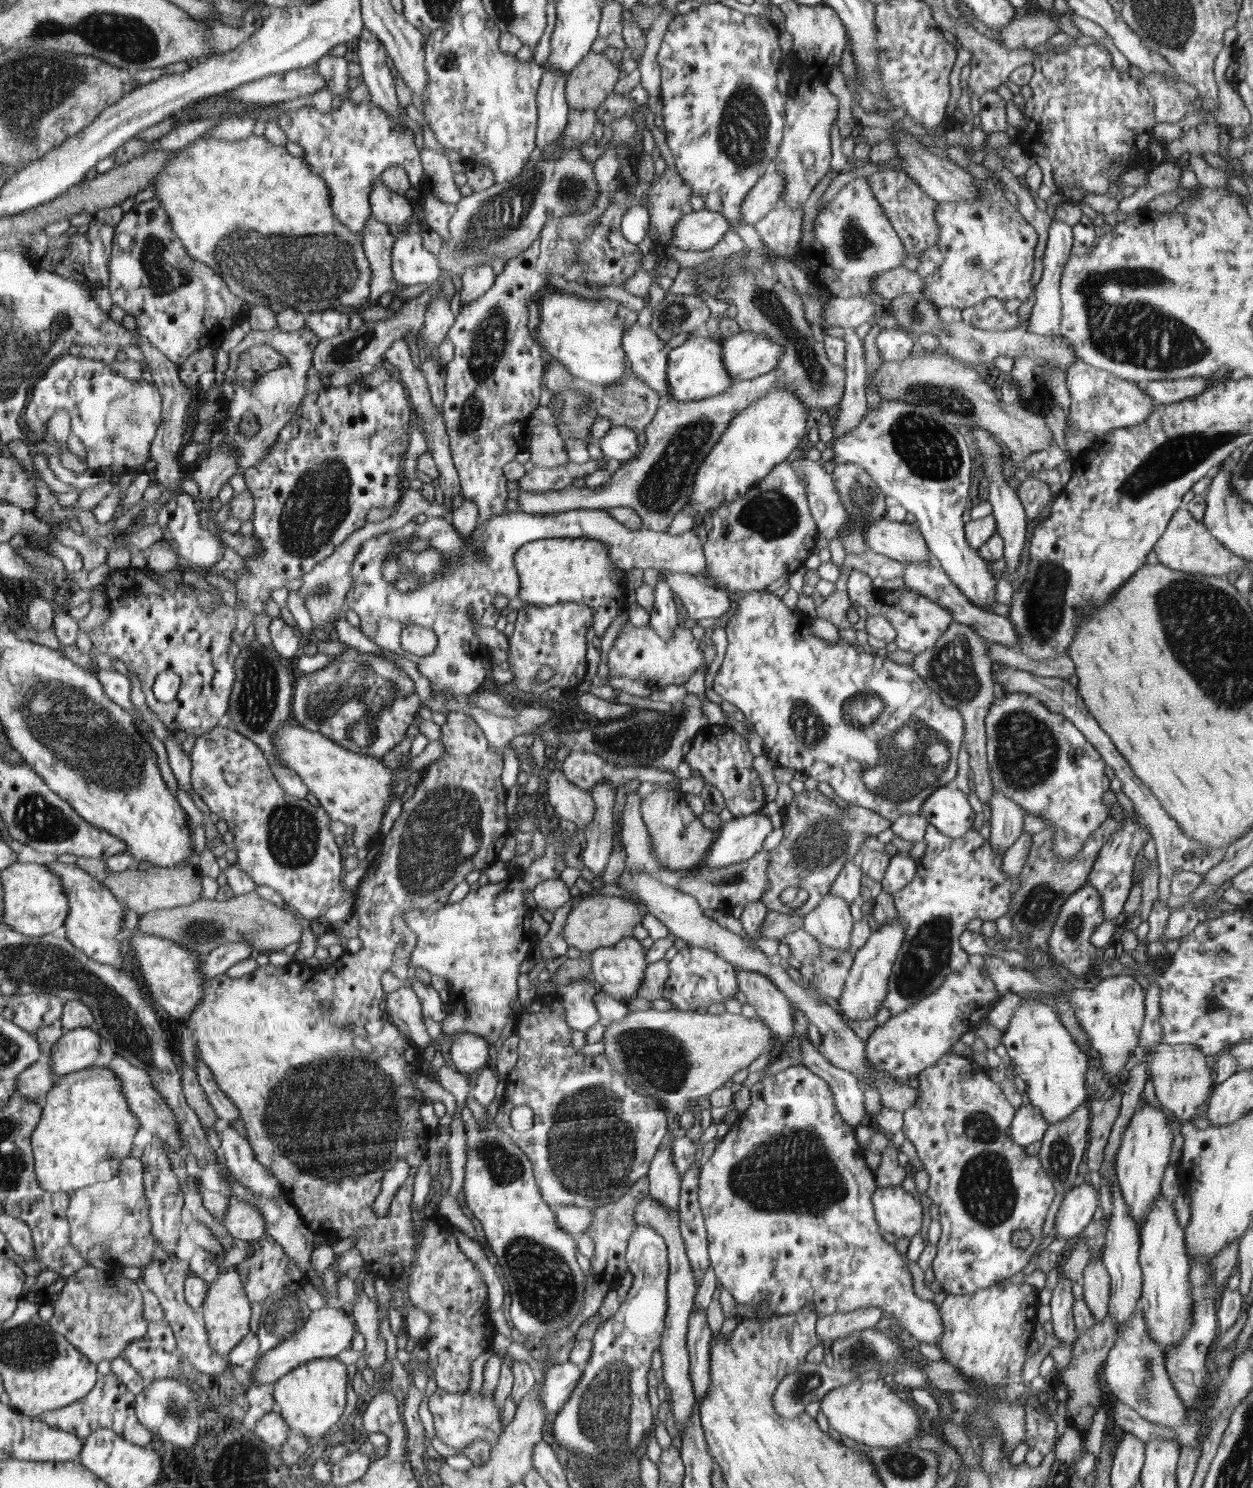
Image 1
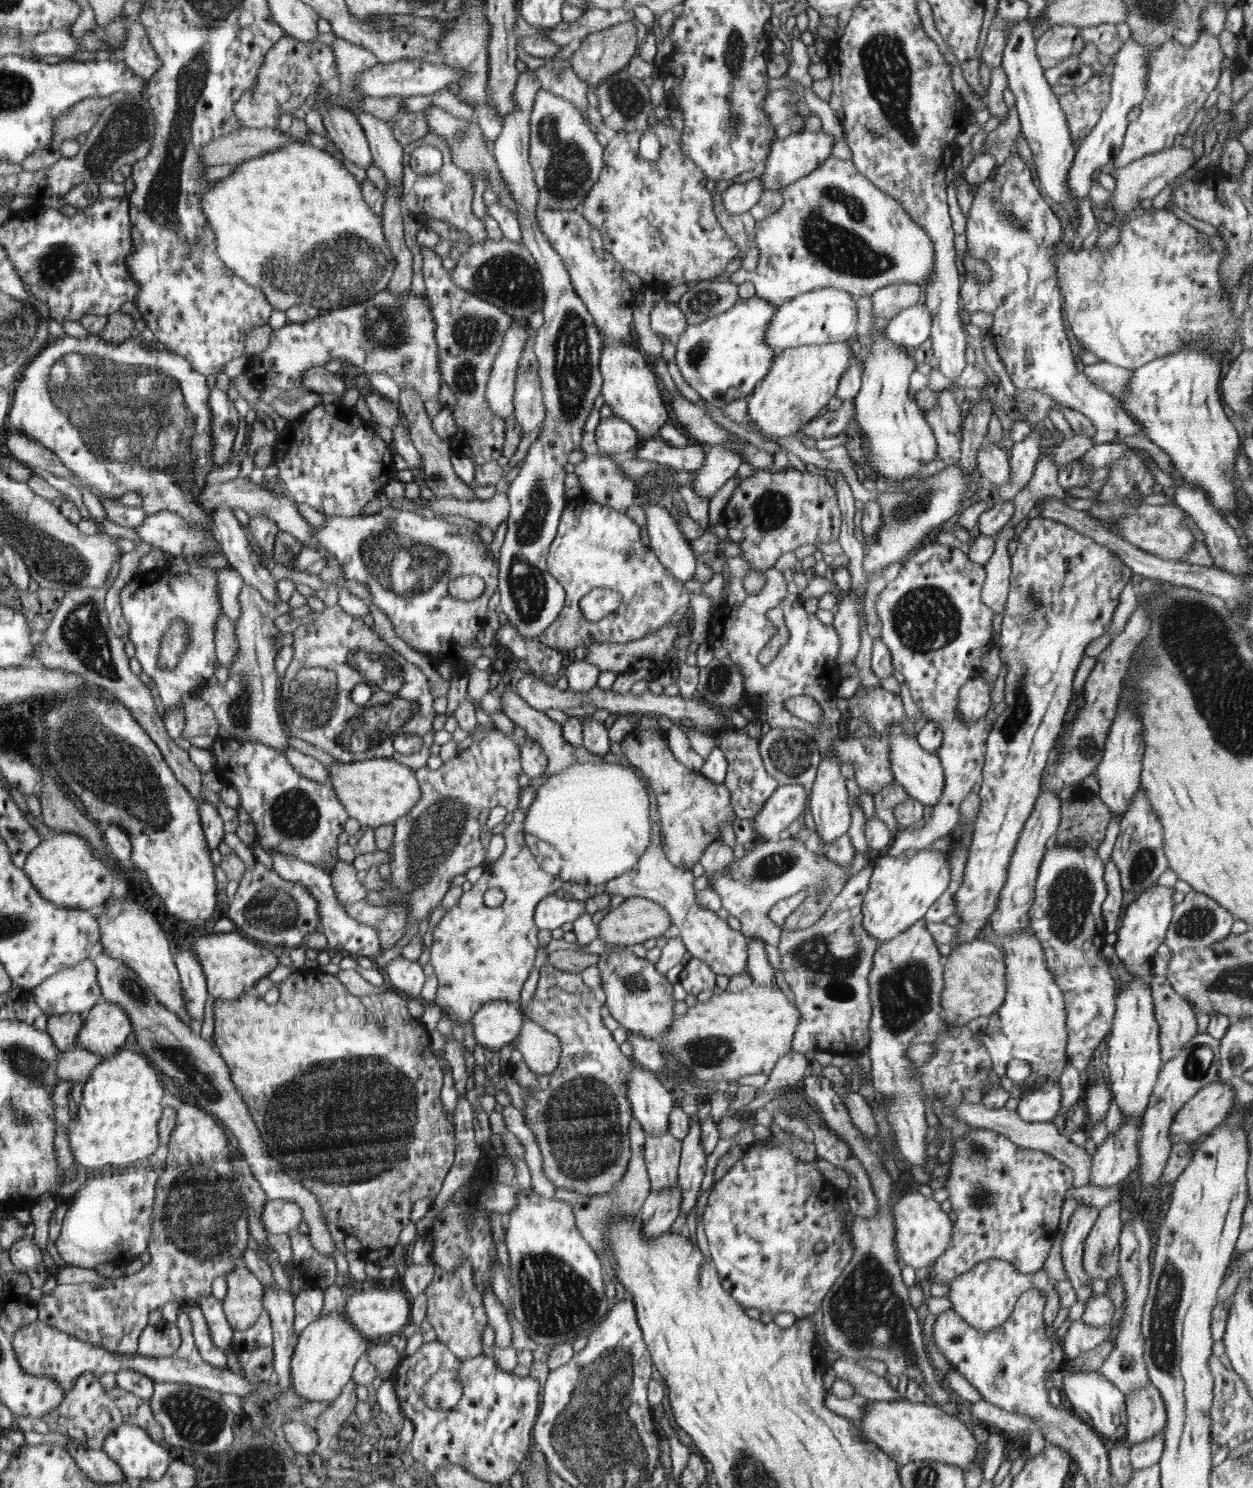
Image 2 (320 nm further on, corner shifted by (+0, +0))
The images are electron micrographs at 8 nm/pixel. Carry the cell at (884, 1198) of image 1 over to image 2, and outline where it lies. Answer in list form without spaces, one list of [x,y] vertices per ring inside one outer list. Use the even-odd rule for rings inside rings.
[[[919,1192],[901,1196],[892,1210],[895,1242],[904,1264],[915,1270],[932,1268],[943,1252],[952,1244],[953,1222],[949,1213],[941,1209],[941,1203]]]

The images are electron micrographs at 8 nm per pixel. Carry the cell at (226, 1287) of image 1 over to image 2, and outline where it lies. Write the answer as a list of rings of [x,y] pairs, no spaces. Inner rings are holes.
[[[243,1264],[227,1275],[226,1280],[226,1297],[221,1302],[223,1314],[233,1331],[246,1330],[262,1313],[264,1285]]]

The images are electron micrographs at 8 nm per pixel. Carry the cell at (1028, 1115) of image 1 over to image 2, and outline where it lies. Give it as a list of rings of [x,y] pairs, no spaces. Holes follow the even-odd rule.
[[[1035,1082],[1019,1101],[1017,1114],[1026,1122],[1055,1121],[1061,1107],[1062,1091],[1059,1082]]]

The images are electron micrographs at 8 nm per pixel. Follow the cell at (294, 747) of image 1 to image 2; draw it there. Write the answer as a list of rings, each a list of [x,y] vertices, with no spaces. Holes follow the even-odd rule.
[[[392,758],[335,763],[328,770],[330,784],[337,792],[338,800],[345,805],[350,818],[356,819],[362,827],[376,829],[378,826],[394,825],[420,803],[422,791],[419,780],[414,778],[414,772],[408,770],[408,766]]]

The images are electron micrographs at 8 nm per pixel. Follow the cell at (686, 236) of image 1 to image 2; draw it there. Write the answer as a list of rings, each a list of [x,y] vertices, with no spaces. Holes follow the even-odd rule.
[[[758,176],[744,183],[734,183],[723,192],[725,209],[740,216],[760,200],[764,190],[764,185]]]

